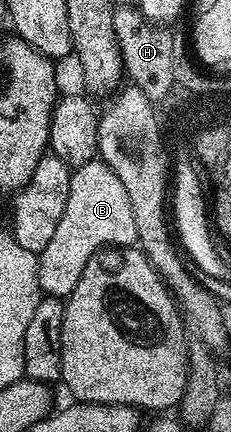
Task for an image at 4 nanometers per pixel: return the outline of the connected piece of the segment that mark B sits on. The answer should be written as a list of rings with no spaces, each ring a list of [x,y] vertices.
[[[93,160],[75,167],[70,180],[70,192],[66,196],[66,208],[62,212],[62,220],[58,220],[58,229],[54,231],[50,244],[38,255],[36,267],[41,291],[47,297],[67,299],[74,292],[78,280],[82,280],[82,268],[98,251],[105,248],[132,248],[136,246],[136,229],[134,228],[134,212],[130,208],[130,196],[126,196],[126,187],[122,180],[105,162]]]

